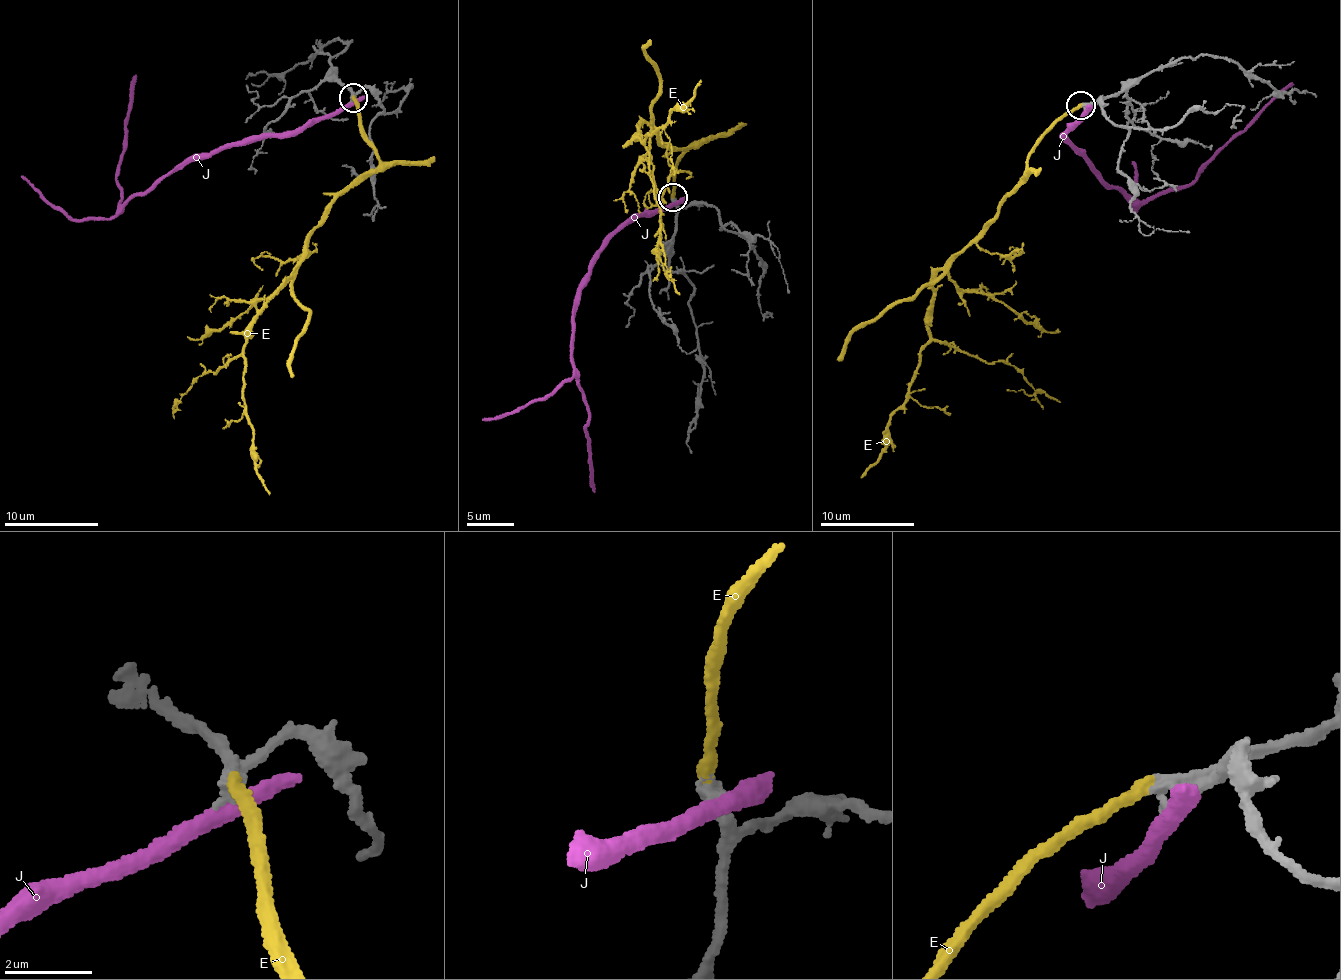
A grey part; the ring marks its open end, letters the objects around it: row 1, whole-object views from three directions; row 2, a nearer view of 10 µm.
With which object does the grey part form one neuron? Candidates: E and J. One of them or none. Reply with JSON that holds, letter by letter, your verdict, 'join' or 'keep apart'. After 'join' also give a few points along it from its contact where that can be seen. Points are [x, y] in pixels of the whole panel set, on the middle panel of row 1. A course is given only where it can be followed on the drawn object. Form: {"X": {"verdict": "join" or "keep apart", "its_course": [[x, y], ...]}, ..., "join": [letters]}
{"E": {"verdict": "join", "its_course": [[672, 197], [676, 167], [700, 143], [664, 148], [641, 124], [666, 270], [655, 244]]}, "J": {"verdict": "keep apart"}, "join": ["E"]}

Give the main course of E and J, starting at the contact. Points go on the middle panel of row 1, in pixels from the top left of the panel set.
E: (672, 197), (676, 167), (700, 143), (664, 148), (641, 124), (666, 270), (655, 244)
J: (676, 200), (623, 222), (584, 282), (572, 352), (588, 417), (583, 425), (595, 490)

